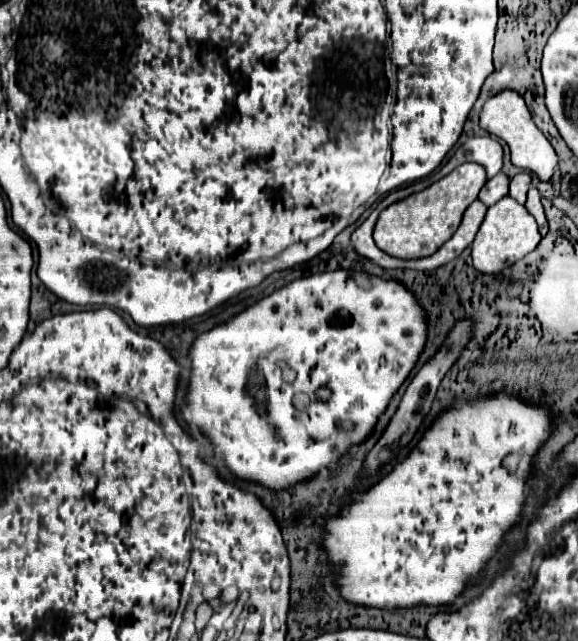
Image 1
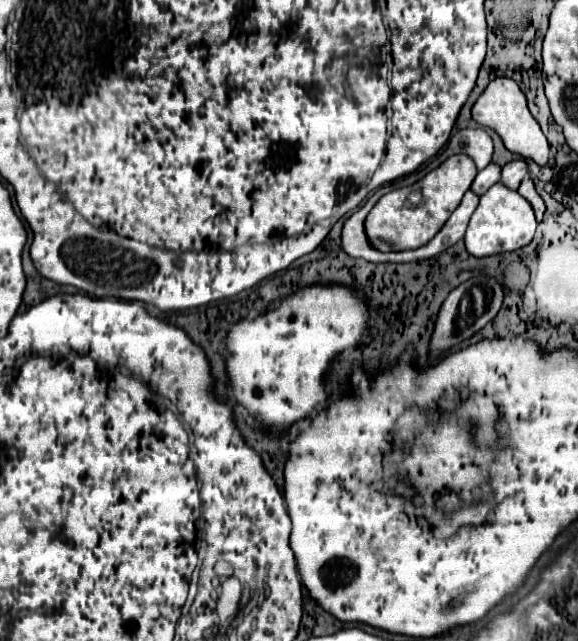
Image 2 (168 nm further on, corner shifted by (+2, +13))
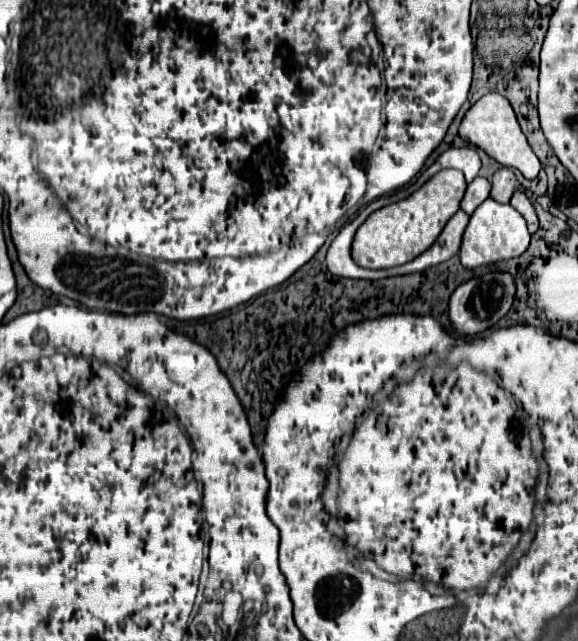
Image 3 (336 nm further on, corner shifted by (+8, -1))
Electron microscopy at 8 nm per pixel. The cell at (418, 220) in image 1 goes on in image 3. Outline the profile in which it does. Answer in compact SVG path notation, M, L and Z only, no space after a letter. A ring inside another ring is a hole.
M441 170L409 198L373 212L355 234L351 248L355 264L361 268L381 270L401 266L423 254L437 240L447 220L459 210L465 188L467 184L459 170Z

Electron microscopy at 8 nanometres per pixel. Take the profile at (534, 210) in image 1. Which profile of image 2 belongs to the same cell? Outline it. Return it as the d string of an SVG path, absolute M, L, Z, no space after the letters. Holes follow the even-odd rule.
M525 176L525 180L521 182L521 186L519 186L517 192L533 206L535 218L537 218L537 222L541 222L541 220L543 220L543 212L545 212L545 202L543 202L543 198L537 194L537 190L535 190L535 186L533 186L533 180L531 180L529 176Z

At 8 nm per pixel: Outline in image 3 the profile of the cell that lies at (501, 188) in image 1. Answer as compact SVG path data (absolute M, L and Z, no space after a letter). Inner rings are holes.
M475 178L475 180L467 186L467 192L465 192L463 200L461 200L461 210L471 216L471 214L475 212L475 208L477 208L483 200L489 198L489 190L491 190L489 180L485 180L485 178Z

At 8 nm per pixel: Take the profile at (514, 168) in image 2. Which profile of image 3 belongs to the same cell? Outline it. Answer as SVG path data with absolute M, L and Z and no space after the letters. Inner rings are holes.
M501 168L493 174L493 188L491 188L491 198L501 202L501 204L509 204L513 192L517 186L517 178L509 168Z

